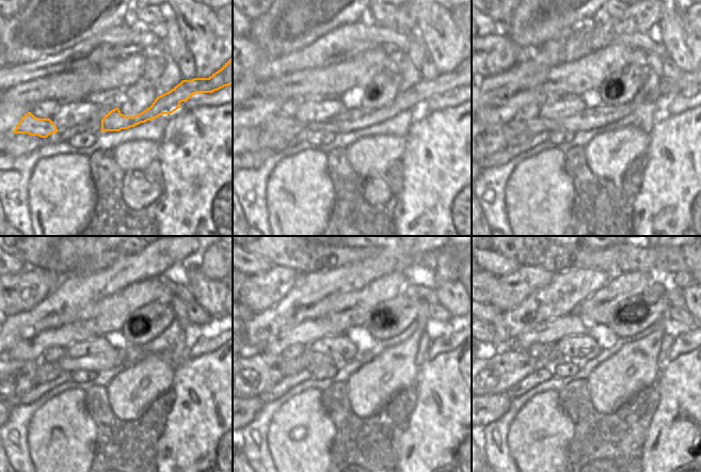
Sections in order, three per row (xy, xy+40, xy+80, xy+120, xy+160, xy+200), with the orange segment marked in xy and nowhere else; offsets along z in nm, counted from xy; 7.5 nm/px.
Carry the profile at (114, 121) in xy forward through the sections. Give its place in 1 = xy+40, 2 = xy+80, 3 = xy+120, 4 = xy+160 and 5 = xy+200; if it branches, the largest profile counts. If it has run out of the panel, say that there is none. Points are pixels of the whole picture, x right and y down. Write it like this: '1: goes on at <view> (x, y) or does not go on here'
1: goes on at xy+40 (353, 119)
2: goes on at xy+80 (593, 116)
3: goes on at xy+120 (97, 363)
4: goes on at xy+160 (313, 362)
5: goes on at xy+200 (559, 360)

